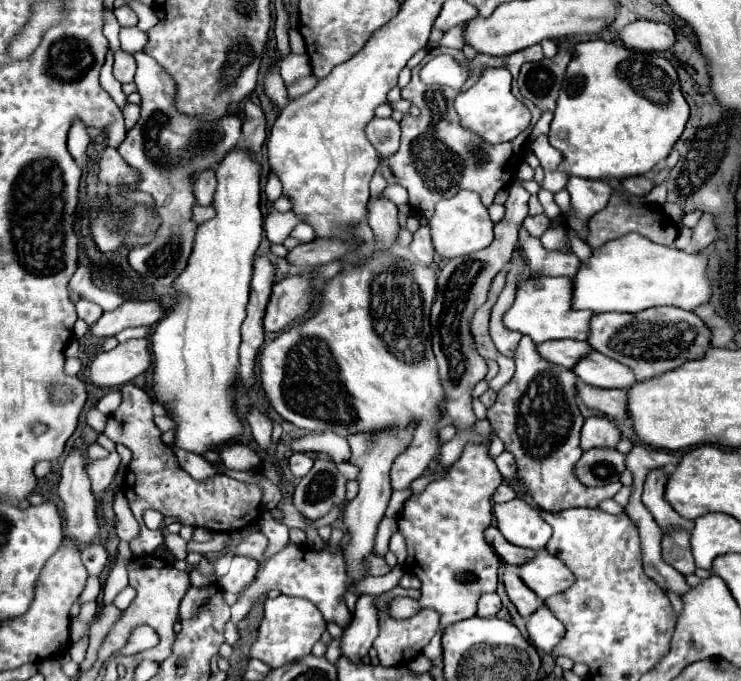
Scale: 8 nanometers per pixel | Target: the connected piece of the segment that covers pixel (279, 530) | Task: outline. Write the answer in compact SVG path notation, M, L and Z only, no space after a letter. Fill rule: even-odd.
M264 510L262 513L259 525L260 530L268 538L269 546L265 551L265 558L269 558L269 556L283 549L289 542L289 528L277 522L269 510Z

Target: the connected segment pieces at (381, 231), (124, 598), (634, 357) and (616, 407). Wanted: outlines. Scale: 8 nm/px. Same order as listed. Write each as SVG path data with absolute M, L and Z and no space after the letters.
M375 196L371 200L367 222L377 236L373 250L385 250L385 248L395 246L395 238L397 238L397 230L399 230L397 212L399 212L397 206L383 196Z
M127 586L127 588L123 588L119 594L117 594L117 598L115 598L115 606L117 608L121 608L121 610L125 610L129 604L131 604L131 600L135 598L135 588L133 586Z
M649 308L637 314L595 314L591 320L591 334L587 340L597 352L627 364L637 380L657 378L689 360L699 360L711 348L711 330L705 322L681 308Z
M577 382L577 398L585 402L589 408L599 410L607 418L613 420L629 420L627 412L627 392L625 390L603 390L583 382Z

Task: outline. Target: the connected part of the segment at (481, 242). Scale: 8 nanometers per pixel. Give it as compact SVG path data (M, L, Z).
M461 190L453 198L441 200L435 206L433 218L429 220L429 230L431 230L435 252L447 260L457 258L461 254L477 252L493 242L493 222L489 218L489 212L481 204L481 198L469 190Z

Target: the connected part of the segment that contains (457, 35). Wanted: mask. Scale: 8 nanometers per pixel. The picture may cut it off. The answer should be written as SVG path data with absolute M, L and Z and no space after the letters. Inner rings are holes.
M459 24L459 26L455 26L455 28L451 28L449 32L445 32L445 34L443 34L443 38L441 38L441 42L439 42L439 44L435 44L435 46L427 46L427 48L429 48L429 50L439 48L439 46L463 48L463 46L465 46L465 40L463 40L463 36L465 36L465 26L467 26L467 24Z

